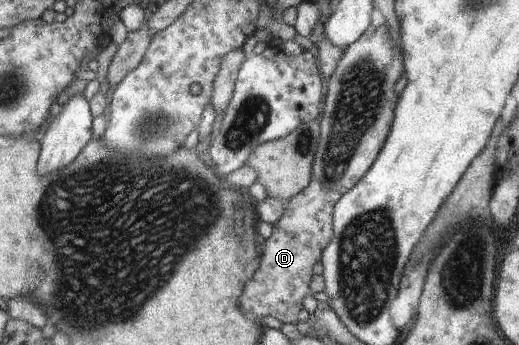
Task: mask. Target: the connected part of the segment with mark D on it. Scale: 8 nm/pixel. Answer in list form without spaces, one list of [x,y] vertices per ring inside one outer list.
[[[385,24],[371,27],[370,37],[360,37],[346,48],[338,61],[335,71],[328,80],[328,92],[324,98],[324,106],[320,113],[319,141],[312,165],[310,184],[296,196],[285,203],[284,214],[276,224],[269,238],[260,241],[259,267],[252,278],[244,284],[242,296],[238,298],[242,310],[251,317],[260,320],[263,316],[272,316],[282,324],[296,325],[298,312],[303,309],[302,300],[308,296],[308,287],[312,280],[312,267],[320,262],[322,251],[333,235],[333,212],[335,204],[370,170],[372,164],[385,143],[390,132],[399,96],[394,91],[394,84],[402,76],[403,62],[400,48],[390,39],[390,29]]]

